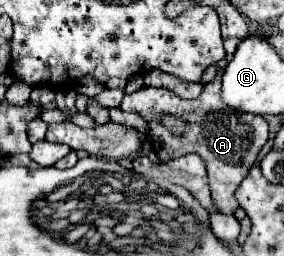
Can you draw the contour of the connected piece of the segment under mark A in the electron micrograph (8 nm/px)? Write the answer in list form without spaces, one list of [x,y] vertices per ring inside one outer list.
[[[218,70],[214,80],[204,84],[202,94],[192,100],[184,100],[166,88],[142,88],[134,94],[126,94],[120,108],[128,112],[138,112],[140,116],[158,116],[164,112],[180,114],[184,120],[188,120],[190,130],[182,136],[174,136],[156,120],[150,120],[148,126],[150,126],[150,136],[152,136],[152,148],[158,154],[160,162],[176,160],[182,154],[198,154],[206,164],[212,198],[218,210],[222,214],[234,214],[238,208],[238,202],[234,200],[234,190],[246,178],[246,174],[250,172],[250,168],[254,166],[258,158],[258,152],[268,142],[268,122],[262,116],[230,110],[230,106],[226,106],[220,100],[222,74],[224,70]]]

